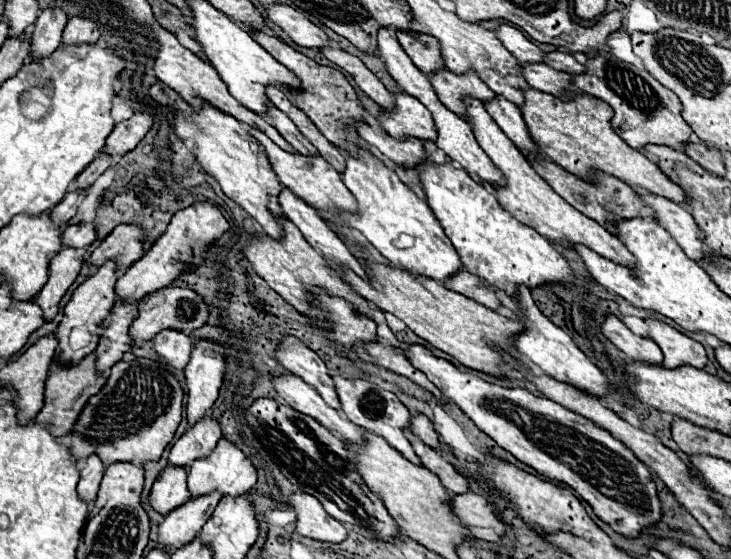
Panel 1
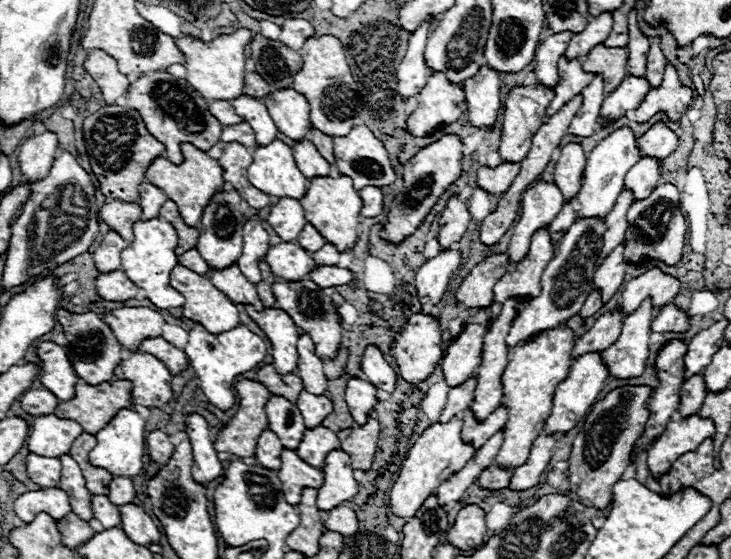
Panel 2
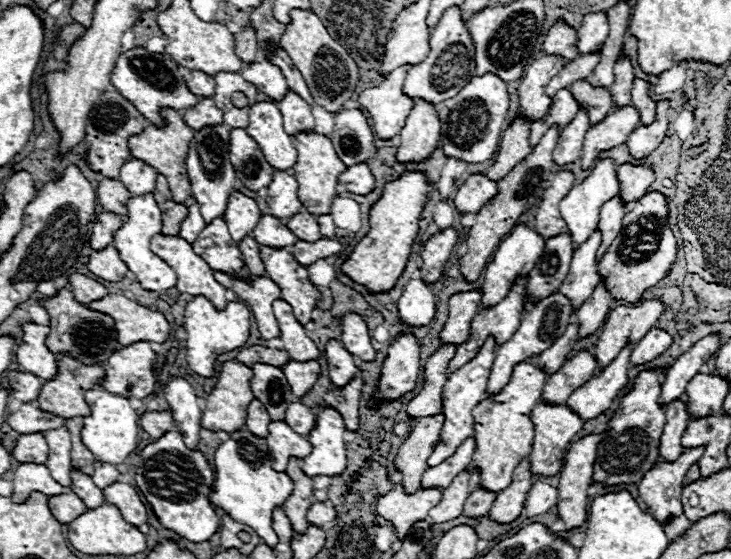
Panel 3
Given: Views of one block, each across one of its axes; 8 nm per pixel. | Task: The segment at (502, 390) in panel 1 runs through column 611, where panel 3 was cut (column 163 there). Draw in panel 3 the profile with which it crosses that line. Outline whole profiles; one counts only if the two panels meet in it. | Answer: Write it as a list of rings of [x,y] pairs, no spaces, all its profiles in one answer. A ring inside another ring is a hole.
[[[170,430],[144,446],[136,470],[134,480],[164,528],[170,528],[192,542],[210,540],[220,526],[220,518],[210,502],[214,470],[200,450],[190,450],[184,444],[182,434]]]

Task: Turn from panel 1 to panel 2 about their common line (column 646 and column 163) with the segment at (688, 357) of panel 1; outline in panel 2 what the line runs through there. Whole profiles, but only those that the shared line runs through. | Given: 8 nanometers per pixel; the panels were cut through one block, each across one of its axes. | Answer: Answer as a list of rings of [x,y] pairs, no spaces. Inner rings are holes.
[[[118,308],[106,314],[106,324],[114,332],[116,340],[130,352],[138,352],[146,338],[162,336],[164,318],[150,308]]]

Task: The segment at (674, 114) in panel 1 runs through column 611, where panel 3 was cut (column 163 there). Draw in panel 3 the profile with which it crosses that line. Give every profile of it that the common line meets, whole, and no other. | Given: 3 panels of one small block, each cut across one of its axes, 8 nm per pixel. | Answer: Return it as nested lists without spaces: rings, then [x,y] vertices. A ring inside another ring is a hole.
[[[136,46],[136,48],[120,54],[120,58],[112,70],[110,82],[118,88],[118,92],[124,98],[128,98],[138,108],[138,112],[144,114],[144,118],[148,118],[156,126],[160,126],[164,122],[160,116],[162,106],[168,106],[174,110],[186,110],[194,104],[198,104],[198,98],[194,98],[194,94],[190,94],[190,90],[186,88],[176,62],[168,54],[150,54],[142,46]]]

